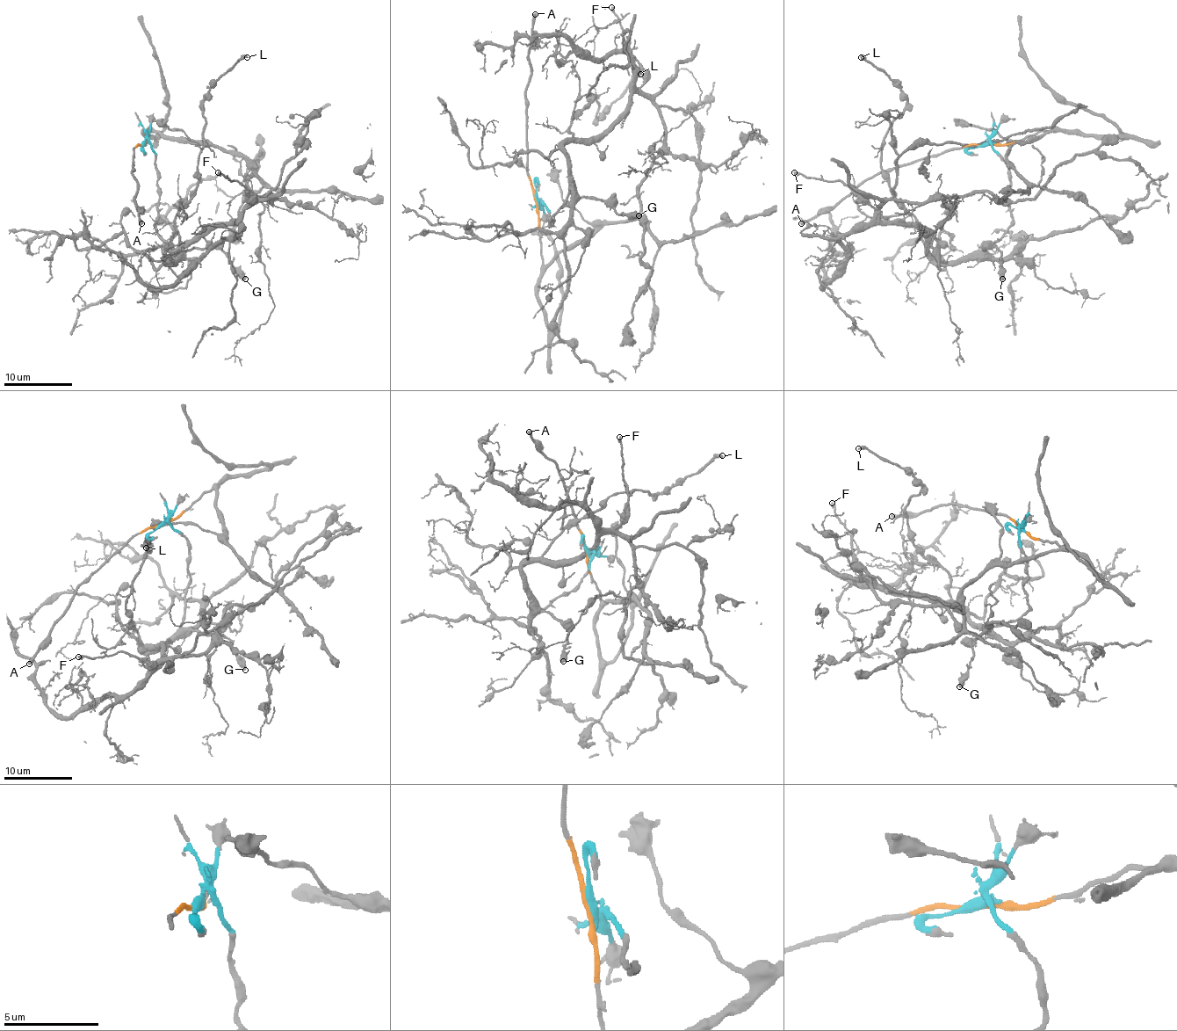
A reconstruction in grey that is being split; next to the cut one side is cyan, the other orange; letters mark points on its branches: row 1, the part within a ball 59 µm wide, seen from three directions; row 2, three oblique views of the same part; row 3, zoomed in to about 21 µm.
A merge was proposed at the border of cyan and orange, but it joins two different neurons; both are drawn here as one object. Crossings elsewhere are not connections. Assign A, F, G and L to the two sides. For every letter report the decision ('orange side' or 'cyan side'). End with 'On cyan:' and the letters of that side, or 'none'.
A: orange side
F: cyan side
G: cyan side
L: cyan side
On cyan: F, G, L

